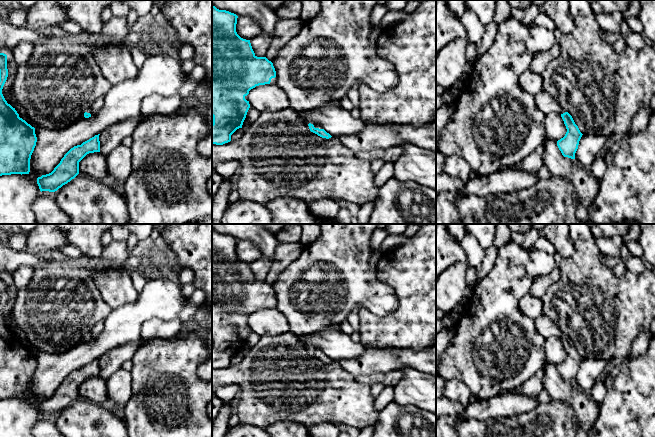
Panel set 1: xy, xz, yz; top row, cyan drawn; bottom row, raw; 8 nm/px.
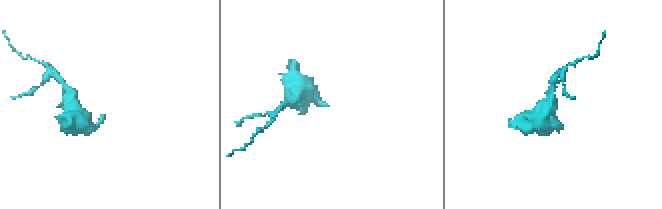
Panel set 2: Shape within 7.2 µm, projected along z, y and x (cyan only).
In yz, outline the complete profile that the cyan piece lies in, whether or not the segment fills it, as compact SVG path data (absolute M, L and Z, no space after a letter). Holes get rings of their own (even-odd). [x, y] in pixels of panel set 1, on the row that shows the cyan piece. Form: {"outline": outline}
{"outline": "M545 91L535 94L534 99L538 109L544 114L556 112L561 115L567 132L563 138L557 141L557 146L564 157L575 159L575 153L578 149L579 141L583 134L575 124L572 116Z"}

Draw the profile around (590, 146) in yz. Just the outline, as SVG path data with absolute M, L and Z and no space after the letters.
M582 135L575 153L575 160L589 171L596 157L604 152L606 140L607 137L602 135Z

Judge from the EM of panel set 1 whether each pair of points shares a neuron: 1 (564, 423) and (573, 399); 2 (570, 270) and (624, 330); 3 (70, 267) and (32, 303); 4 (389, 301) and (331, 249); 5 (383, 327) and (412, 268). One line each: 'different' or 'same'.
1: different
2: same
3: same
4: same
5: same

